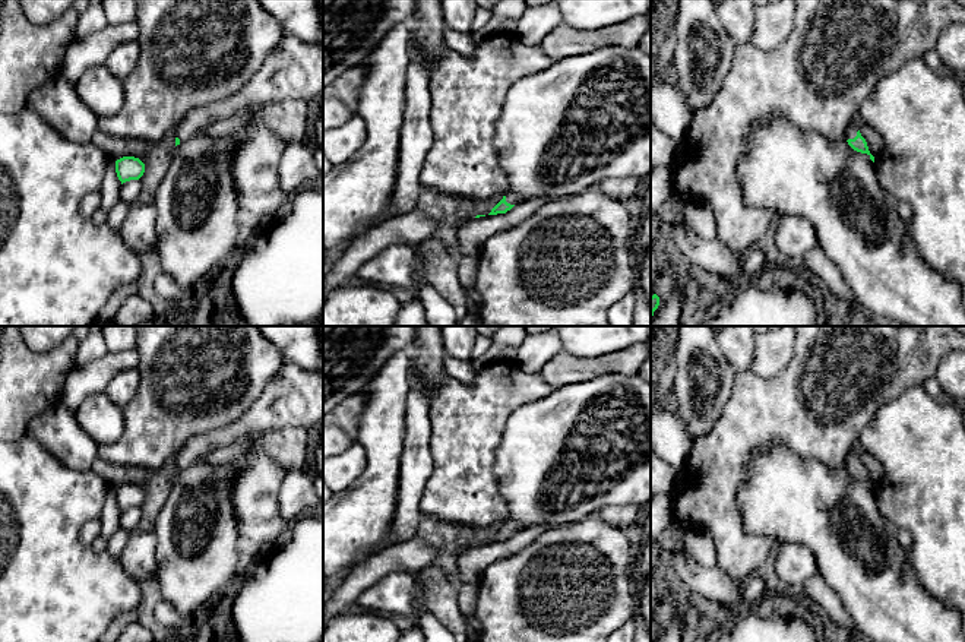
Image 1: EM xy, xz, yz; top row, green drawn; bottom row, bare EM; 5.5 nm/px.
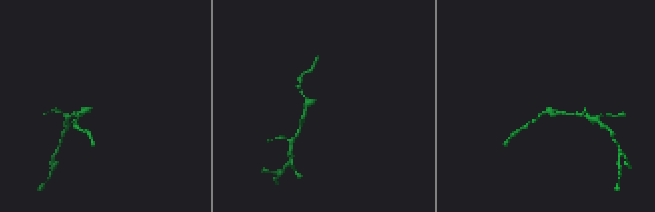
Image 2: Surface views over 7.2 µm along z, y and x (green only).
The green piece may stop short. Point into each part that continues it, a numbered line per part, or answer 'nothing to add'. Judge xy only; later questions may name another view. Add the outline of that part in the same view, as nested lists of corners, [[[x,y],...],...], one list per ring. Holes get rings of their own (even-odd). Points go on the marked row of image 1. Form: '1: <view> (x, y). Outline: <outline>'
1: xy (294, 69). Outline: [[[284,37],[268,54],[257,73],[234,97],[192,110],[177,127],[180,143],[202,133],[218,120],[232,117],[253,105],[323,98],[323,44]]]

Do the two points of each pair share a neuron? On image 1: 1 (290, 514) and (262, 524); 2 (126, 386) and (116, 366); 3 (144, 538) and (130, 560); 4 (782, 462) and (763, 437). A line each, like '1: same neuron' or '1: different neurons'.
1: different neurons
2: different neurons
3: same neuron
4: different neurons

